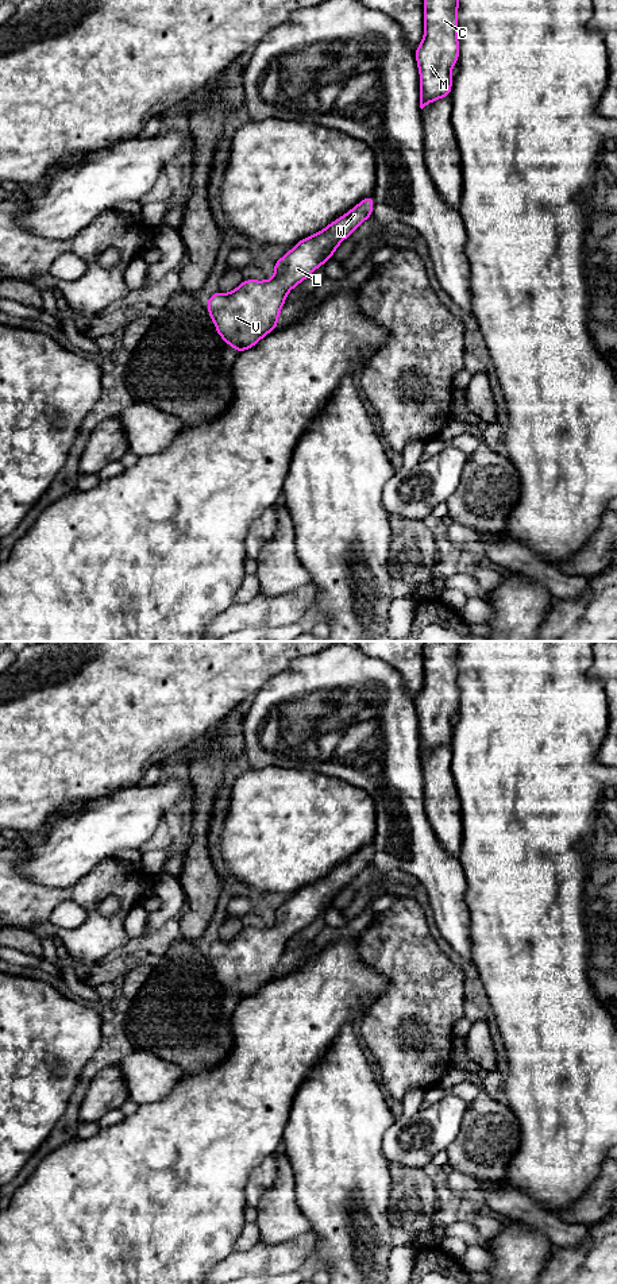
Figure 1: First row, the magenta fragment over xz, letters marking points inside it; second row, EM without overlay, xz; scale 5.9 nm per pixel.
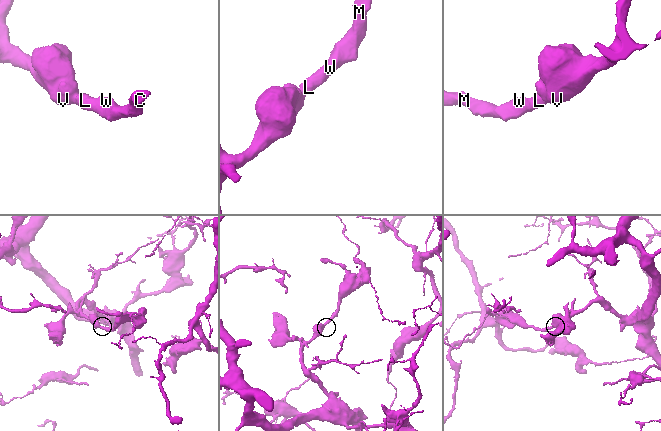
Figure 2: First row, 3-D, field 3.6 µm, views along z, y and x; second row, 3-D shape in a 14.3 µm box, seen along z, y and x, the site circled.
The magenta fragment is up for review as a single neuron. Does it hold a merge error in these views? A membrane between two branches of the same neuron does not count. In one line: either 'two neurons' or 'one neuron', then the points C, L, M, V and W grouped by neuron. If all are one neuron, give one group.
one neuron; groups C L M V W

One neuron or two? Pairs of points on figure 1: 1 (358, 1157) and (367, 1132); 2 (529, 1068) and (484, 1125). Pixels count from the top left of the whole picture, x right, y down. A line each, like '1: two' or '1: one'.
1: one
2: two

